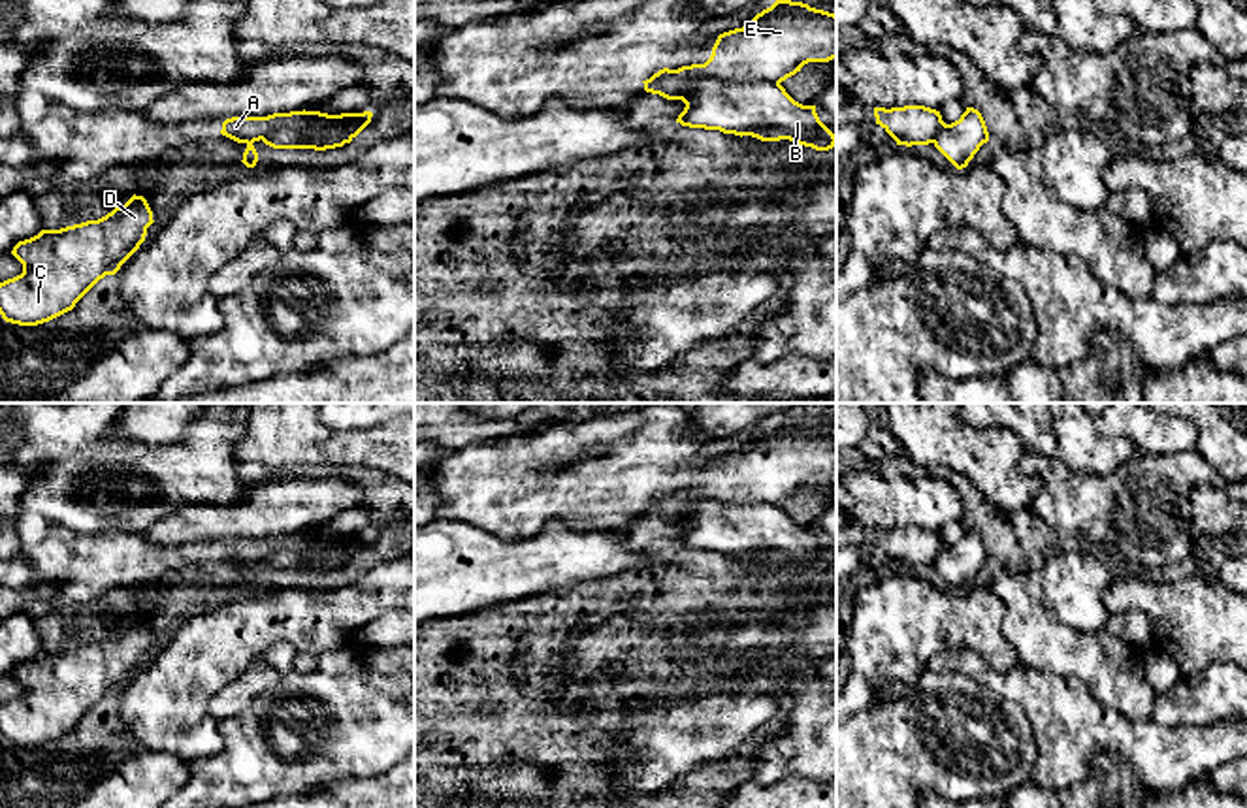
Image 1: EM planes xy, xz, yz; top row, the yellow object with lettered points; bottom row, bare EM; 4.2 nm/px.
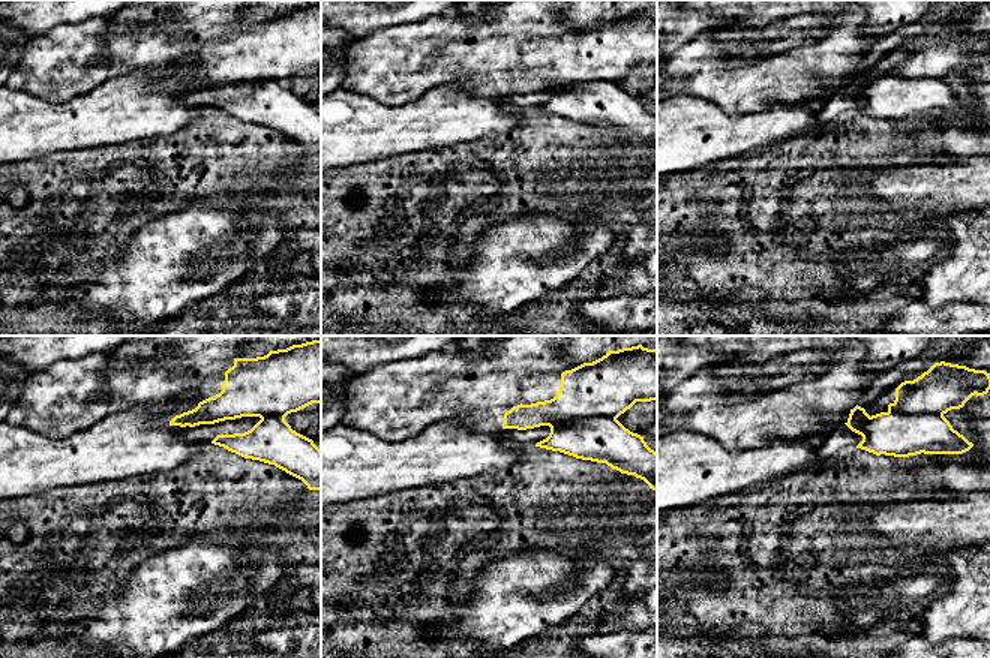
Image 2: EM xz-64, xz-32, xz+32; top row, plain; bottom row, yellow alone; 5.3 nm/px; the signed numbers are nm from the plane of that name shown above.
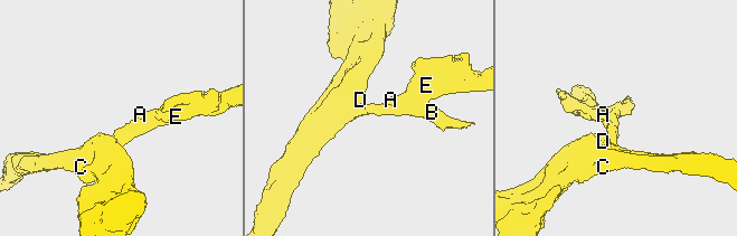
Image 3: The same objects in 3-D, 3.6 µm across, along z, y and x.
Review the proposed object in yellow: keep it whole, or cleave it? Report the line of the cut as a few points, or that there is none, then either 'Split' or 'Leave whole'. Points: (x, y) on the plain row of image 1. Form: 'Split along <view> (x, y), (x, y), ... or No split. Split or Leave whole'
Split along xz (778, 505), (696, 503), (677, 520). Split

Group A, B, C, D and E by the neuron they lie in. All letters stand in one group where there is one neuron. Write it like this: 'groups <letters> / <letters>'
groups A E / B C D

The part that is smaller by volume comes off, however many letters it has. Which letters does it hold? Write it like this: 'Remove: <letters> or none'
Remove: A, E

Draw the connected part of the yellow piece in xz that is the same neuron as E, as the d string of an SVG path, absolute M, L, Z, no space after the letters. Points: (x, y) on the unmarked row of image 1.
M776 422L742 450L718 458L704 486L663 490L642 503L644 512L682 520L695 503L776 505L808 484L836 480L836 437L802 424Z

